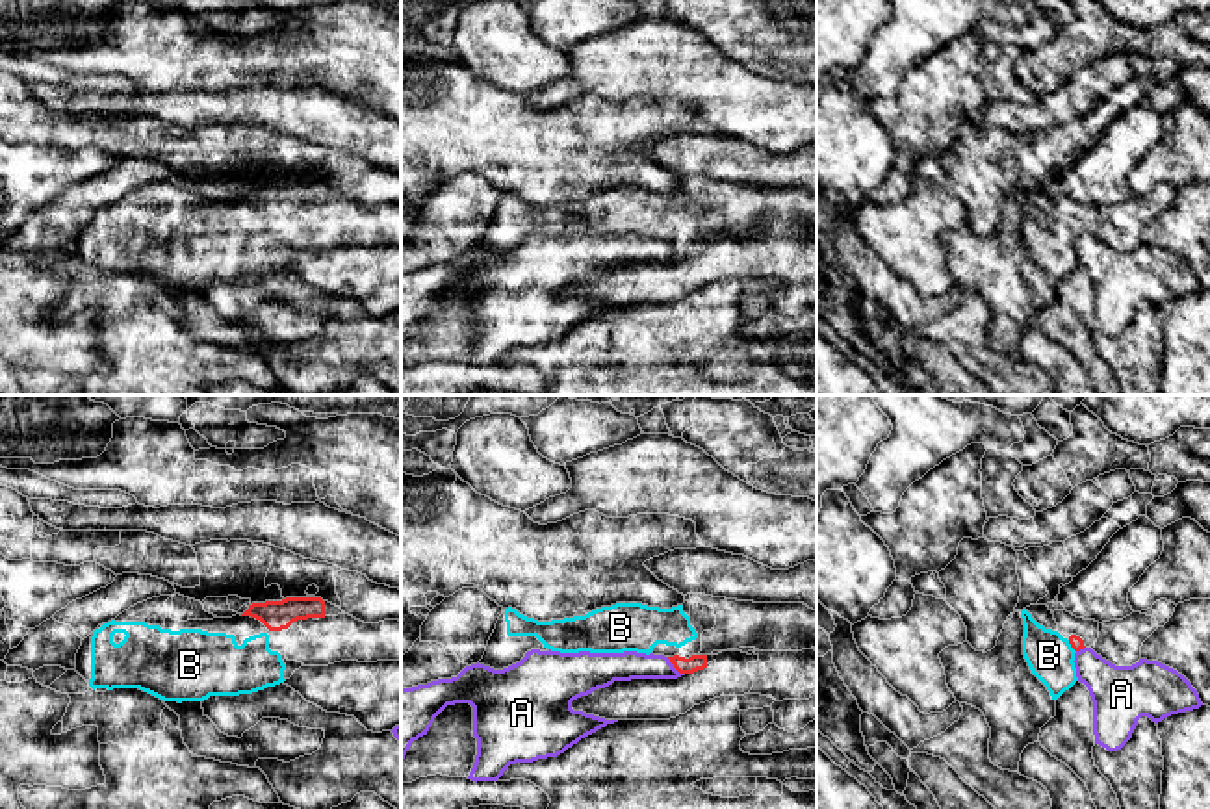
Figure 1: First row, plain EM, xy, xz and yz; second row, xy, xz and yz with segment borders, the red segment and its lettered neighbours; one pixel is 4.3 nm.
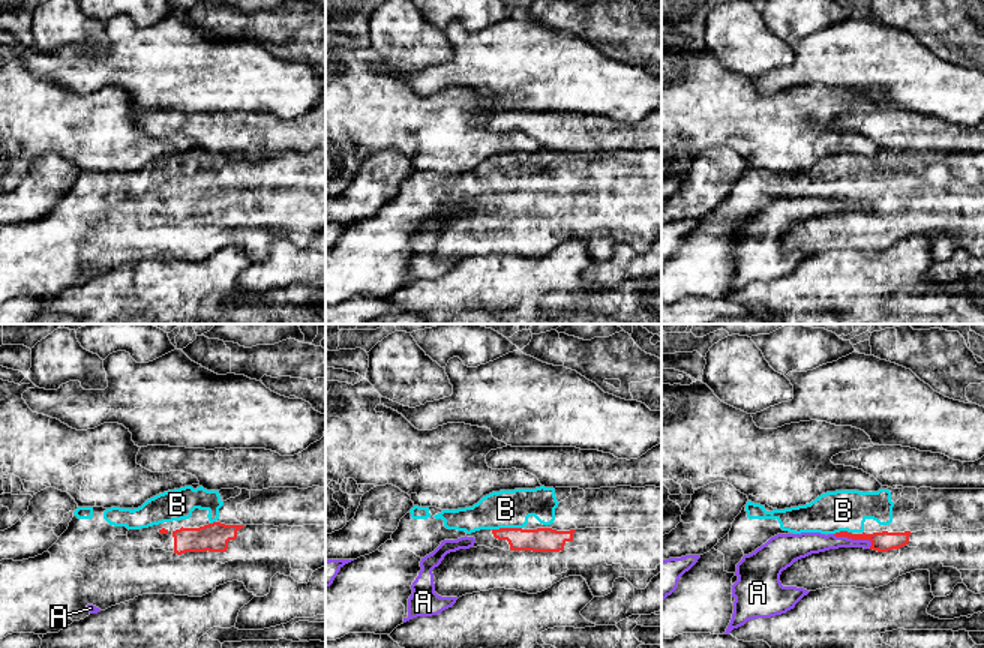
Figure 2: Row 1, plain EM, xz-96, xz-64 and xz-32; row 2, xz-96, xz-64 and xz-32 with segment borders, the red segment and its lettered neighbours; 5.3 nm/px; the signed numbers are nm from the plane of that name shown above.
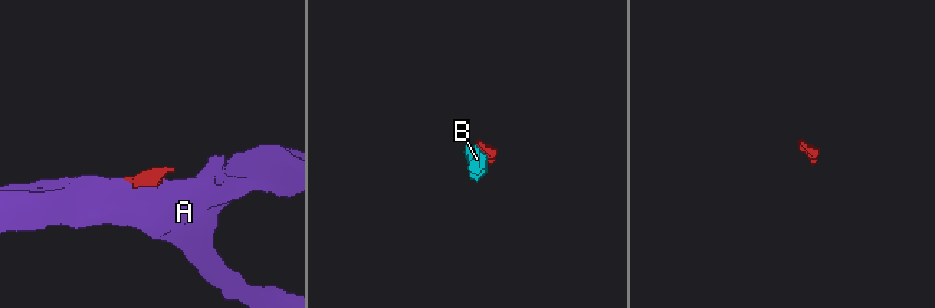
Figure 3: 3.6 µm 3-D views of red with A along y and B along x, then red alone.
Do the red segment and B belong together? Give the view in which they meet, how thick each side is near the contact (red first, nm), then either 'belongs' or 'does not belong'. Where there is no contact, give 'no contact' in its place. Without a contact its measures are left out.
meets red in yz; 60 nm thick on the red side, 200 nm on the other; belongs

